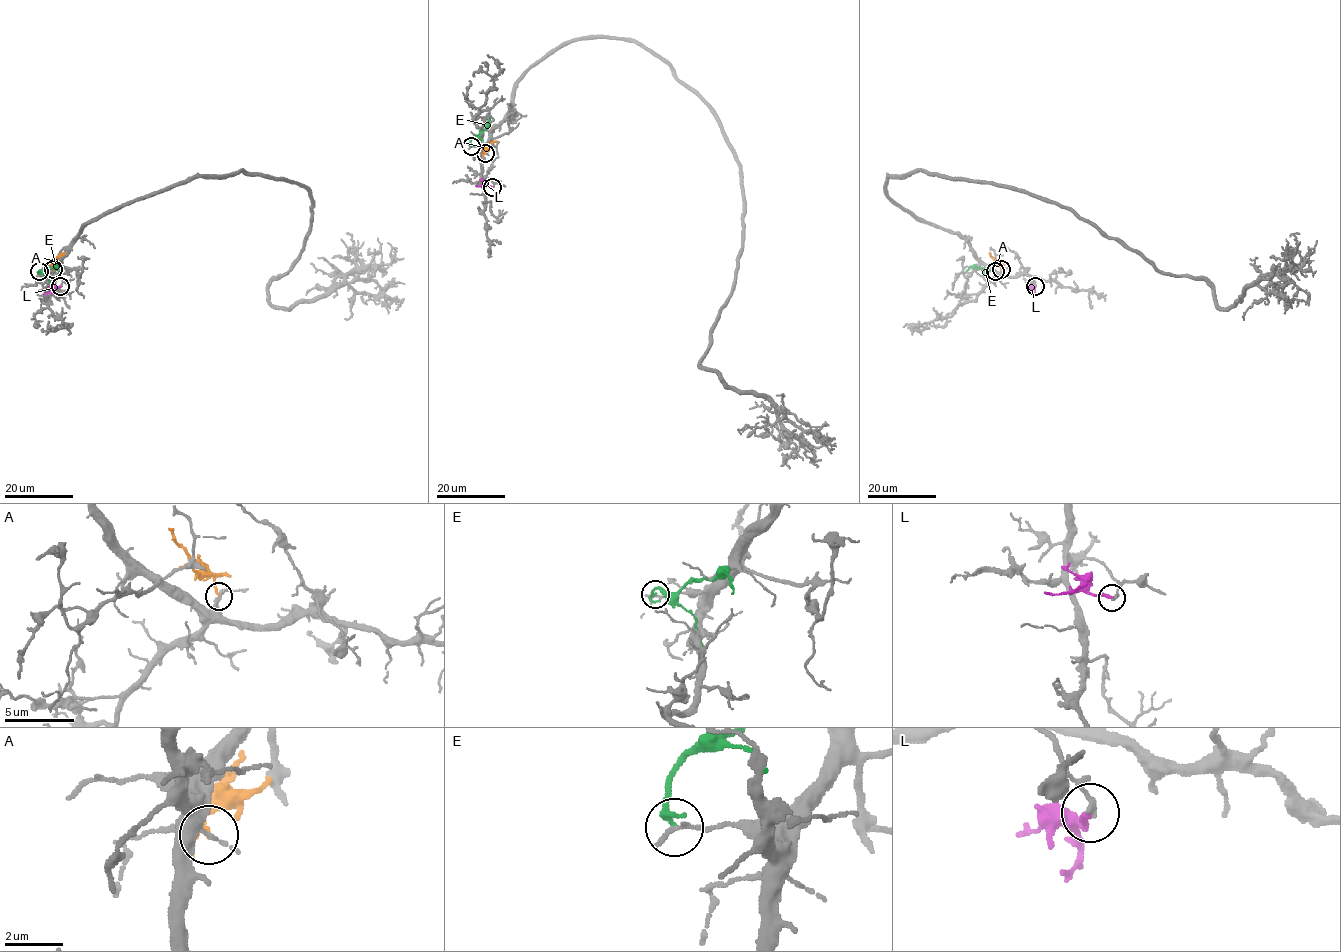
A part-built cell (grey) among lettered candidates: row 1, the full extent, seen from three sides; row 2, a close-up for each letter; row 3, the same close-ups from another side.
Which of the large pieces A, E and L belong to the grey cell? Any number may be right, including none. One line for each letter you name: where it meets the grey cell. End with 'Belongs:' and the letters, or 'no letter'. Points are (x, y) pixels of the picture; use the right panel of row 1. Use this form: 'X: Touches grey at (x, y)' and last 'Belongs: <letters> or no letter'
Belongs: no letter

